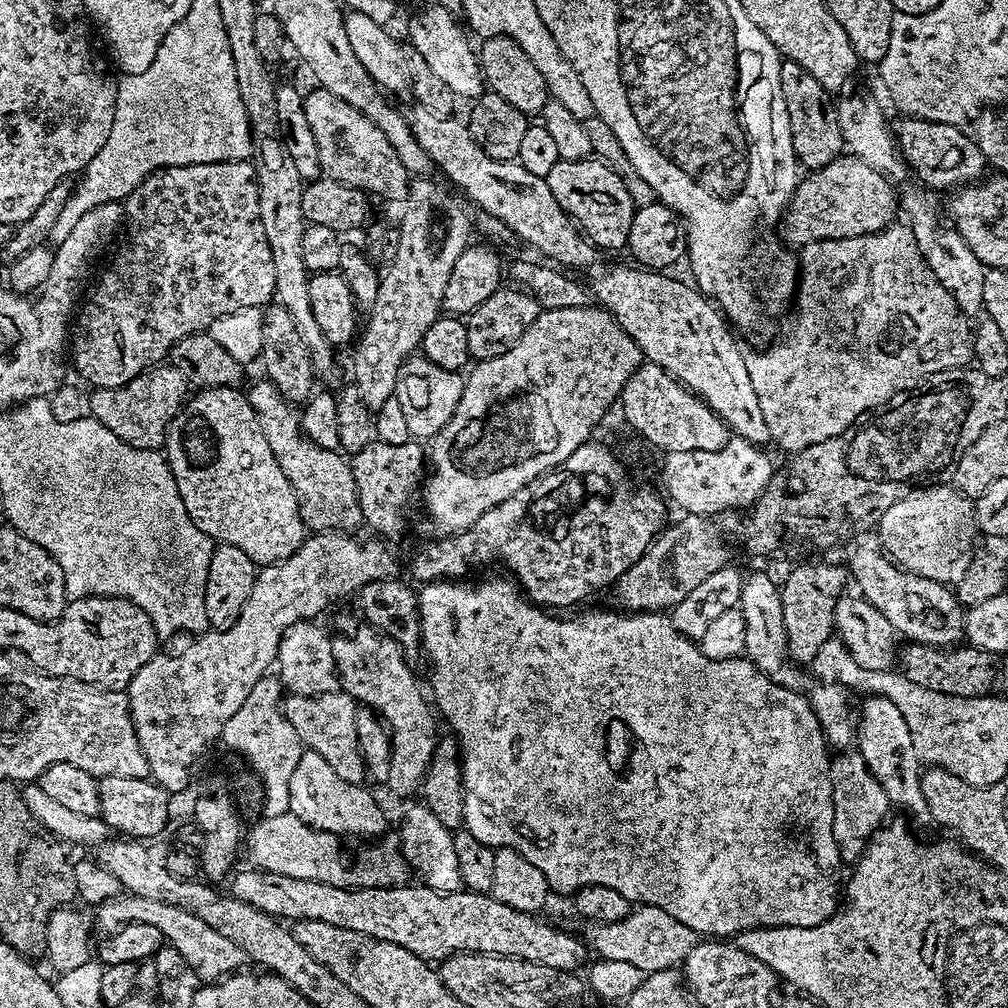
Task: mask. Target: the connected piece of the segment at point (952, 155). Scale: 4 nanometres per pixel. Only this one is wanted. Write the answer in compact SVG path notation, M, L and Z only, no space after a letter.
M900 118L894 124L900 155L914 176L916 174L922 183L929 184L932 188L948 188L947 190L967 186L985 175L985 149L969 133L968 137L964 130L955 124L939 124L915 118Z

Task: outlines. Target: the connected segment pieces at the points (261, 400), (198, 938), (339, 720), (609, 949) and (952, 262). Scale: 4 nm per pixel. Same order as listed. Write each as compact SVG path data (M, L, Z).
M266 378L246 388L246 395L258 418L258 426L262 426L262 434L266 434L270 451L278 458L278 466L282 466L282 474L286 474L286 482L294 490L305 529L313 533L343 534L355 533L355 528L363 529L364 515L351 463L339 451L318 446L305 436L301 413Z
M122 894L99 905L97 912L98 924L106 931L106 934L117 932L127 924L155 926L157 930L161 930L165 941L180 952L187 967L196 966L200 972L210 972L213 970L215 962L228 962L232 958L231 954L224 950L229 945L226 938L207 926L199 917L186 912L182 907L150 898Z
M322 692L315 696L288 694L282 700L282 716L294 728L298 741L305 749L317 752L330 764L334 774L349 784L364 784L364 756L360 753L360 736L356 733L356 716L340 712L336 692Z
M653 904L637 907L613 924L596 924L592 930L590 948L595 955L597 952L600 960L628 962L645 974L666 972L683 965L686 954L690 954L698 942L696 929L690 927L679 915L667 913Z
M914 188L899 193L898 206L901 213L904 212L907 218L905 218L907 227L914 234L915 244L923 260L927 262L928 268L938 278L941 286L951 294L960 311L965 314L978 310L980 312L984 303L986 272L980 259L966 246L965 239L956 232L955 228L949 226L945 221L943 223L927 198Z

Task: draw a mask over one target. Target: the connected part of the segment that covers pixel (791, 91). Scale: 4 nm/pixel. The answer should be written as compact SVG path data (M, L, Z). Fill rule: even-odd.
M793 60L780 65L782 98L786 102L786 114L790 118L790 138L794 146L796 163L801 169L815 170L834 162L845 151L843 136L836 117L833 97L807 70L802 70Z

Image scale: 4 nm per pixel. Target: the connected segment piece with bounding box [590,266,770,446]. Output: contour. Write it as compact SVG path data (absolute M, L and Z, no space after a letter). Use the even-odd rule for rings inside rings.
M631 267L608 268L598 273L592 280L592 288L590 284L591 295L592 292L596 295L595 303L608 311L619 328L626 330L647 363L661 366L683 388L689 388L695 396L705 400L732 436L741 436L757 446L767 445L770 437L766 418L762 418L762 406L758 406L758 396L750 383L750 374L746 374L745 355L736 346L733 329L720 309L691 283L683 284L672 276L666 276L670 274L663 271Z

